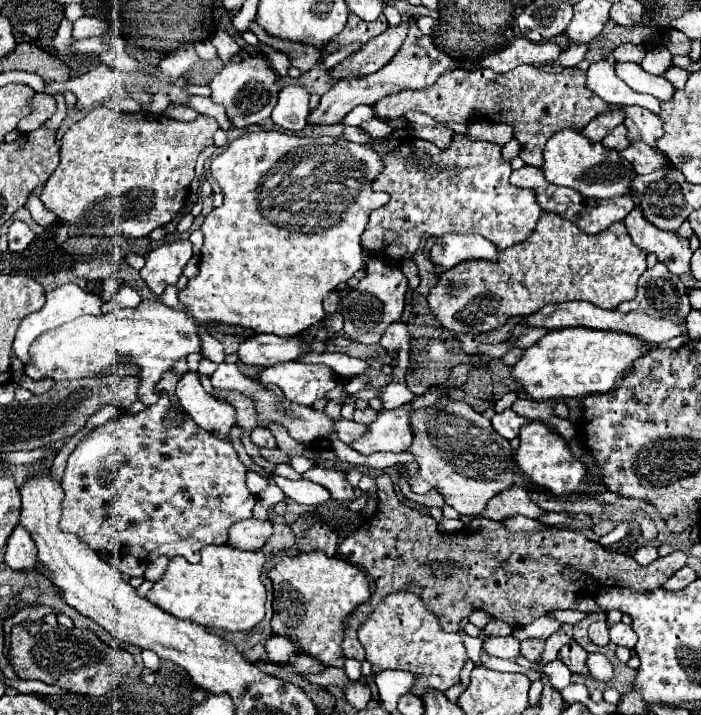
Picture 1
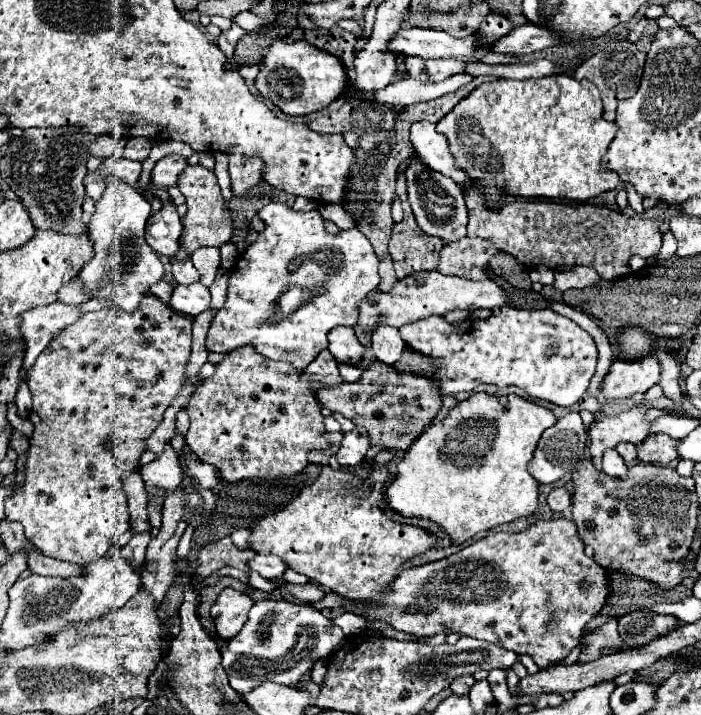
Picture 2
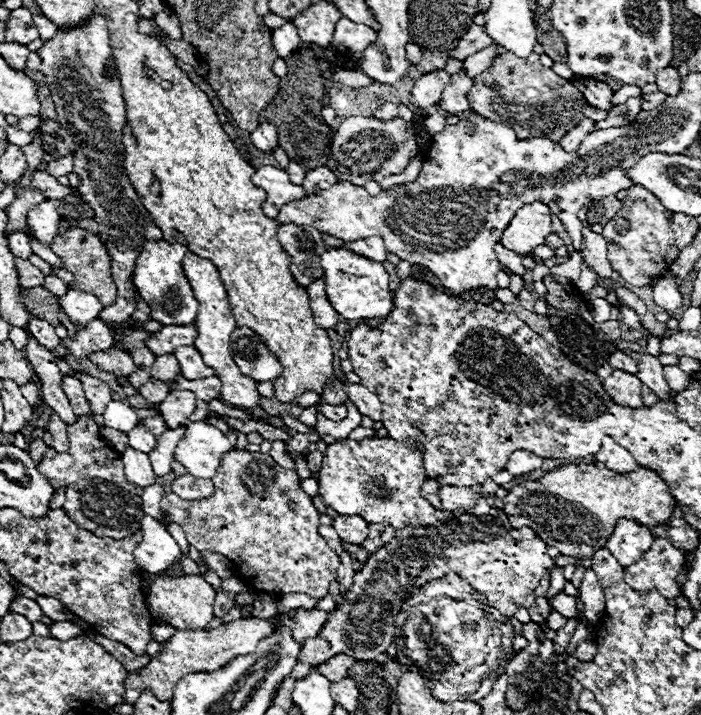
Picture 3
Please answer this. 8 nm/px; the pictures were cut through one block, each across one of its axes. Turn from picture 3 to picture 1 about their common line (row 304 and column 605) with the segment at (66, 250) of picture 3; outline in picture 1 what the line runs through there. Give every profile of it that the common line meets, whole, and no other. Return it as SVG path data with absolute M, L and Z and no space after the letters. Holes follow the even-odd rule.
M526 64L502 76L492 70L460 70L460 74L444 74L424 90L406 90L398 96L386 96L374 104L380 118L404 116L408 110L418 110L440 124L468 124L476 114L480 118L486 116L490 122L506 122L514 128L514 136L524 148L520 158L530 166L542 164L542 148L552 134L562 128L582 130L594 116L600 114L600 108L608 108L608 104L584 88L584 72L564 68L560 74L552 74Z

